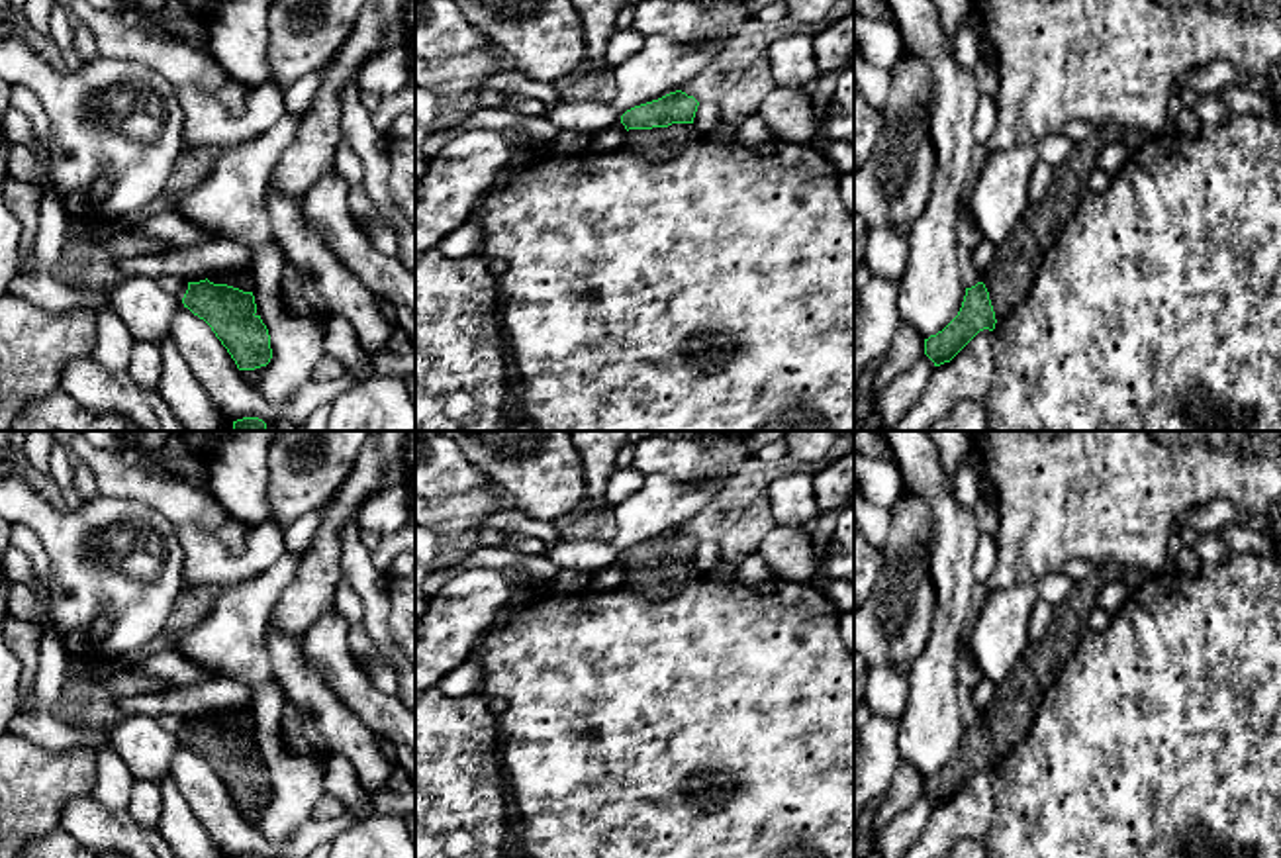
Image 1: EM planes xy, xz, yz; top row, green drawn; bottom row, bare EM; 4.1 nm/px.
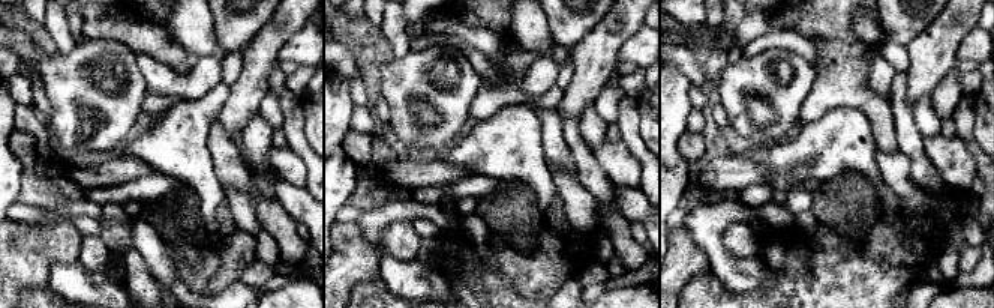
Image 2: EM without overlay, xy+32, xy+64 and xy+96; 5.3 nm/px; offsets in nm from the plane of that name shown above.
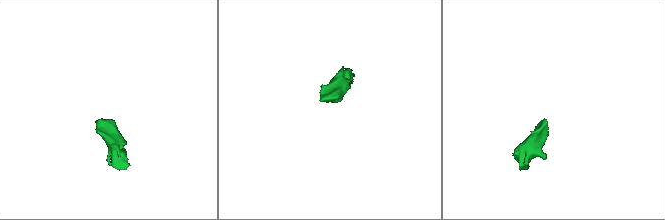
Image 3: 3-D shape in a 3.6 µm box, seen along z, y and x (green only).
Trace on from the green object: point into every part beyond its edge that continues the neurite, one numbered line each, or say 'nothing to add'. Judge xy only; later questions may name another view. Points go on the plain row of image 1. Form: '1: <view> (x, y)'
1: xy (239, 717)

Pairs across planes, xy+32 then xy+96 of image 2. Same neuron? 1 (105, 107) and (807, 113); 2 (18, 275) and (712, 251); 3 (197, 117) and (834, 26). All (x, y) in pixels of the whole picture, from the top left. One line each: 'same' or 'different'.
1: different
2: different
3: different

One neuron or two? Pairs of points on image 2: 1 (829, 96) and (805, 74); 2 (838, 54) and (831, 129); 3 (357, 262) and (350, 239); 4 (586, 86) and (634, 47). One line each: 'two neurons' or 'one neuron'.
1: two neurons
2: two neurons
3: one neuron
4: two neurons

